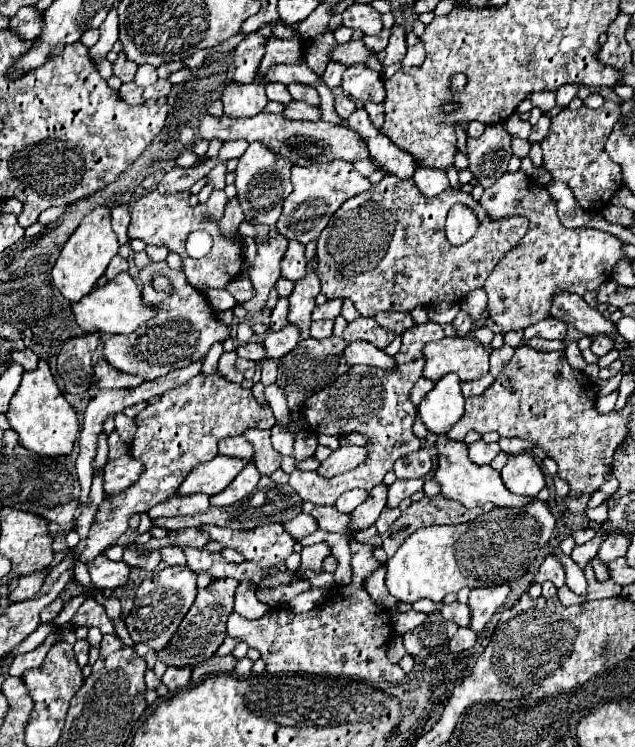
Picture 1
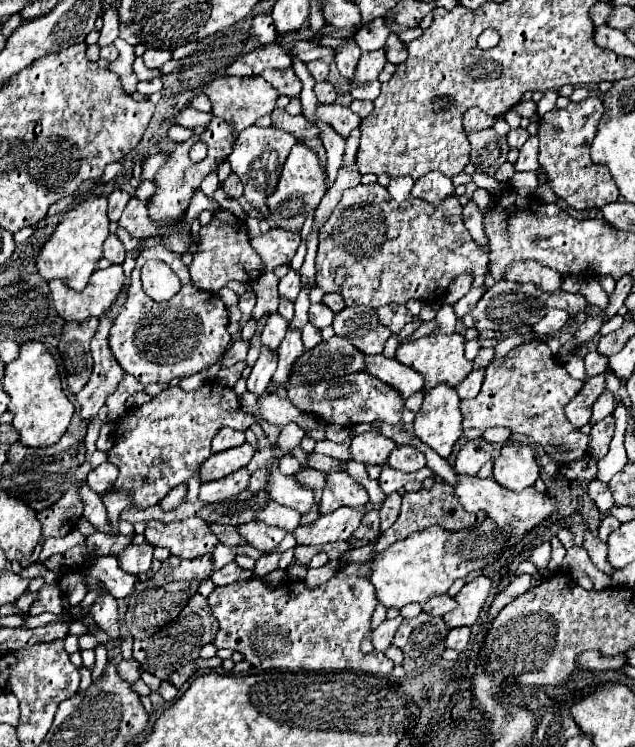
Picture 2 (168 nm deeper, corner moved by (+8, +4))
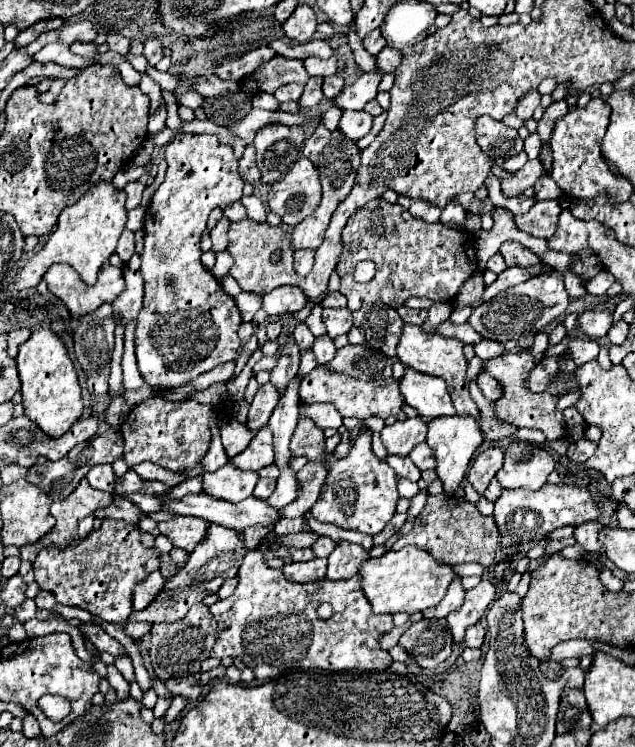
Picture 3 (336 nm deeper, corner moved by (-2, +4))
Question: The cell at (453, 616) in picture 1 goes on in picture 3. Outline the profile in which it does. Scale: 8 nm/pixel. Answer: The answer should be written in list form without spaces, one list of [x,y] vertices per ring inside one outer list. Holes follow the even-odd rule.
[[[455,577],[455,581],[449,585],[447,595],[443,597],[443,601],[437,607],[431,607],[427,611],[423,611],[425,619],[439,619],[439,617],[447,617],[451,611],[459,609],[463,605],[463,597],[465,597],[465,589],[461,585],[461,579]]]

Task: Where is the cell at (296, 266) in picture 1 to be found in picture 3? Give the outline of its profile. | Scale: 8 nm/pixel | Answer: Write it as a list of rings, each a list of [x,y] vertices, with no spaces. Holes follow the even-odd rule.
[[[277,287],[275,291],[263,295],[263,309],[271,317],[283,317],[297,313],[305,307],[307,295],[299,291],[299,287]]]

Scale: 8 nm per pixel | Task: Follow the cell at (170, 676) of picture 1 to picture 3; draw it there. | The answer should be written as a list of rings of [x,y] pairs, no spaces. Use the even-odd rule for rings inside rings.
[[[175,697],[175,699],[171,701],[171,707],[169,707],[167,713],[165,713],[165,723],[171,725],[171,723],[183,713],[183,709],[187,707],[187,703],[189,703],[189,701],[187,701],[185,697]]]

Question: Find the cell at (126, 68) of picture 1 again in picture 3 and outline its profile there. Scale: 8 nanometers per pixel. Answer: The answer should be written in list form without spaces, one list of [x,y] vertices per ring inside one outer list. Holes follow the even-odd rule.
[[[109,35],[107,37],[107,45],[115,53],[121,53],[121,55],[129,53],[129,39],[123,37],[123,35]]]

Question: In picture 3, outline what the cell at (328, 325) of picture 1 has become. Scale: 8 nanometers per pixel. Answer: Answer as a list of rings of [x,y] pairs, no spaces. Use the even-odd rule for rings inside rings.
[[[327,335],[315,339],[313,353],[315,353],[317,365],[327,365],[327,363],[335,357],[335,353],[337,353],[337,349],[335,349],[335,345],[333,345],[333,339],[327,337]]]

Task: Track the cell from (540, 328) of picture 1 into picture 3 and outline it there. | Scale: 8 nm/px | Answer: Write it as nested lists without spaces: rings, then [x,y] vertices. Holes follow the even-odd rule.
[[[585,311],[579,315],[579,329],[587,337],[605,337],[613,325],[613,311]]]

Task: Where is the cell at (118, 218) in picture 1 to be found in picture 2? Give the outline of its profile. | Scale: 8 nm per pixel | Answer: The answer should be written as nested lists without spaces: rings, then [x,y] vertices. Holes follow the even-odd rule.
[[[117,189],[117,191],[113,191],[113,193],[107,197],[107,201],[109,201],[109,209],[107,209],[107,211],[109,211],[109,219],[111,219],[111,221],[119,221],[121,213],[123,213],[127,201],[129,201],[129,193]]]

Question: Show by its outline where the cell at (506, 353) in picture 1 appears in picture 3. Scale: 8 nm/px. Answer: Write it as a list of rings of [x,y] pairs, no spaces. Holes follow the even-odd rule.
[[[479,341],[473,345],[475,347],[475,355],[479,359],[493,359],[493,357],[499,357],[501,353],[505,353],[505,347],[503,343],[495,343],[495,341]]]

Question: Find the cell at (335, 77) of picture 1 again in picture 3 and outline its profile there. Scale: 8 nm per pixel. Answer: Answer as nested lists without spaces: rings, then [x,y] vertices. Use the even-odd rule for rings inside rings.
[[[331,55],[329,59],[315,59],[315,57],[311,57],[311,59],[305,59],[303,65],[305,65],[305,71],[309,75],[327,77],[327,75],[335,75],[337,73],[337,59],[335,59],[335,55]]]

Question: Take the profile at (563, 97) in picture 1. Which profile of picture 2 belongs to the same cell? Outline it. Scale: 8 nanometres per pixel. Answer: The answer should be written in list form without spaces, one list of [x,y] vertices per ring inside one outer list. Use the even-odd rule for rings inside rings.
[[[555,89],[545,91],[545,93],[543,93],[543,99],[537,103],[537,113],[539,113],[539,115],[545,115],[547,111],[551,111],[551,109],[555,107],[557,97],[559,97],[559,93],[557,93]]]

